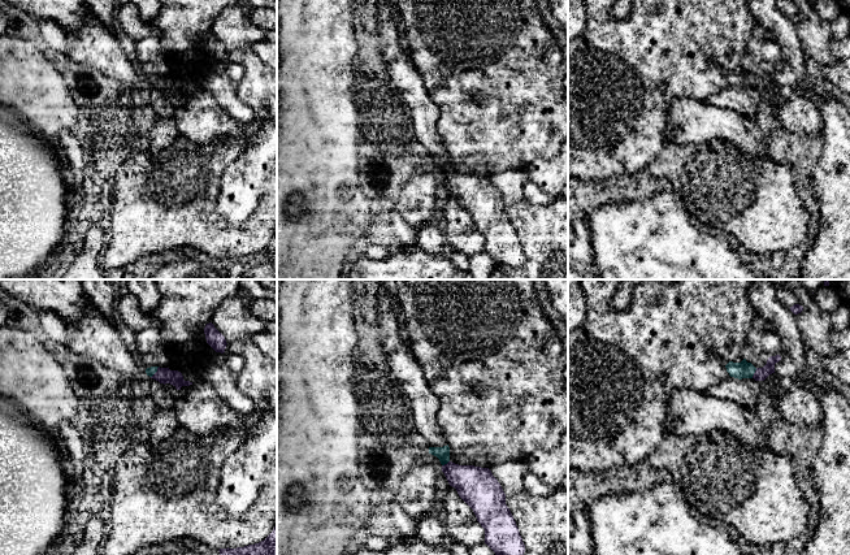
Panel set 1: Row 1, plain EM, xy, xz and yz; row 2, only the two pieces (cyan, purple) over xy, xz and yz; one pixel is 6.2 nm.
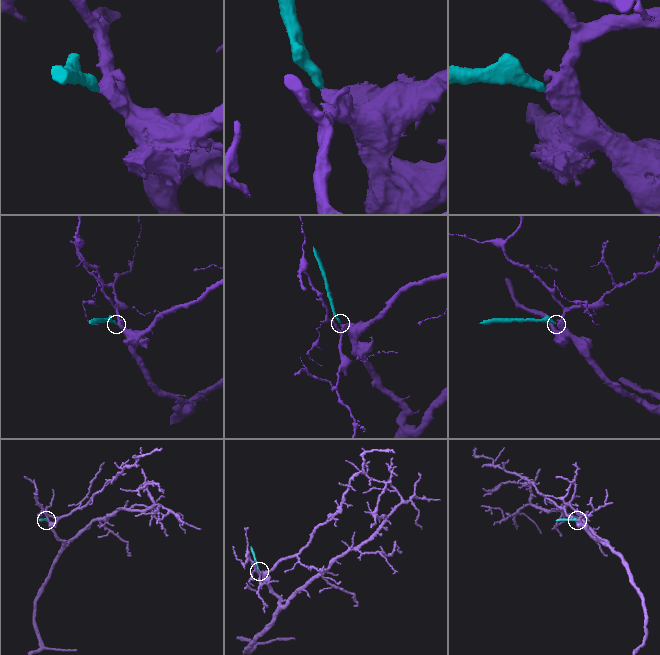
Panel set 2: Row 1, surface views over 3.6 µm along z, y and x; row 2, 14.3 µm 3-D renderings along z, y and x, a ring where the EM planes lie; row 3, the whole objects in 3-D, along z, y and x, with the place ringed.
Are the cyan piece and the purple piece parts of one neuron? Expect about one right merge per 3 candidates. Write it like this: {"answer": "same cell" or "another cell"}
{"answer": "same cell"}

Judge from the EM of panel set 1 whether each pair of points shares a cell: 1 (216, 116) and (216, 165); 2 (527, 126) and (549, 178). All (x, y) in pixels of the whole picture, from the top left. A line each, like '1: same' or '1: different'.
1: different
2: different

